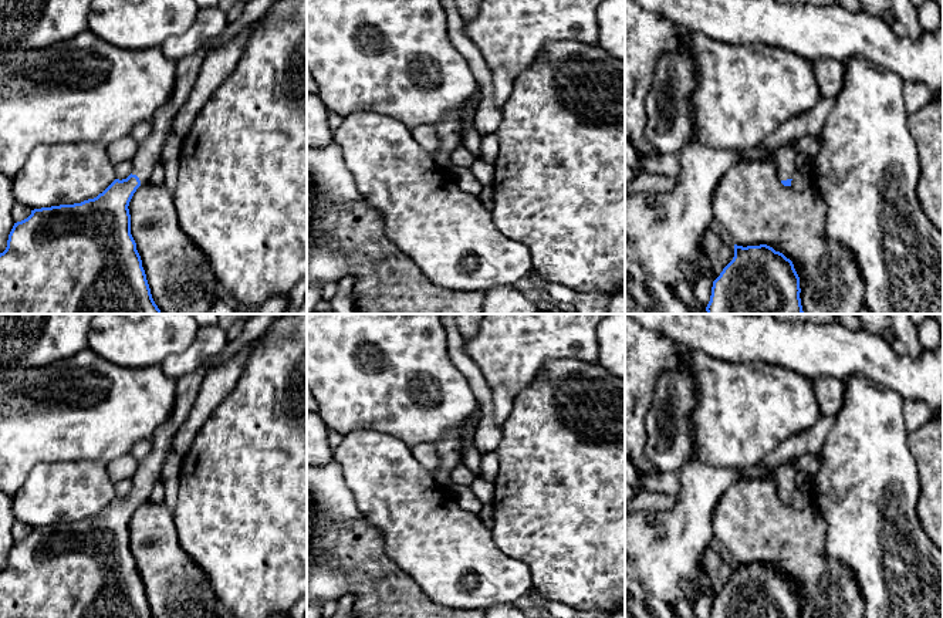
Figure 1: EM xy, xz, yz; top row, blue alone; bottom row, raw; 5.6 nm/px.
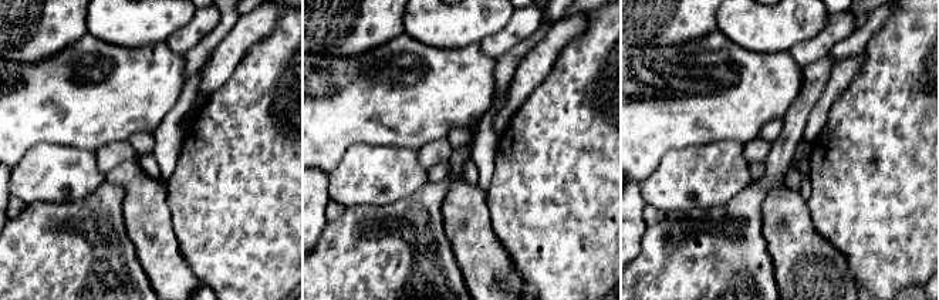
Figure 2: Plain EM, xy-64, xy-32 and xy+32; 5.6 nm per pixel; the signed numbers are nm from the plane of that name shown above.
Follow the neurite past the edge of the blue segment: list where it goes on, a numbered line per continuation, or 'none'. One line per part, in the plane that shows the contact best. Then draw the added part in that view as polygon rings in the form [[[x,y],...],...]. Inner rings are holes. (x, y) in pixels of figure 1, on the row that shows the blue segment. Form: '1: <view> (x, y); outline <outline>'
1: xy (149, 151); outline [[[202,45],[197,51],[178,61],[173,94],[169,102],[156,111],[151,121],[152,134],[139,143],[132,159],[132,175],[139,178],[141,185],[149,182],[155,163],[160,161],[162,148],[173,126],[175,115],[189,98],[207,54],[209,50]]]

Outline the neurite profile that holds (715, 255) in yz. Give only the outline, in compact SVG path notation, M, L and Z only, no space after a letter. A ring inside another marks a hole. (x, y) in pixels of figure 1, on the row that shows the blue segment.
M713 224L706 230L700 243L700 254L694 261L683 263L683 270L692 271L697 277L707 274L714 281L723 269L733 260L734 246L727 246L721 240L717 227L717 224Z

